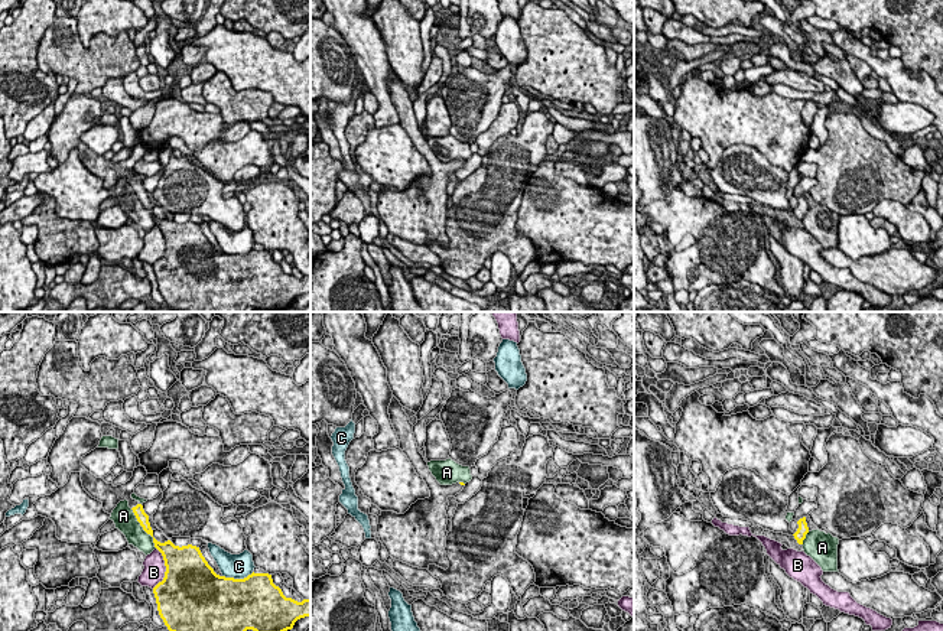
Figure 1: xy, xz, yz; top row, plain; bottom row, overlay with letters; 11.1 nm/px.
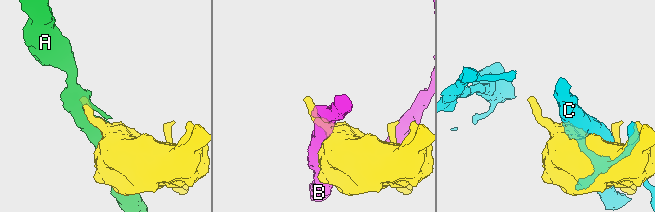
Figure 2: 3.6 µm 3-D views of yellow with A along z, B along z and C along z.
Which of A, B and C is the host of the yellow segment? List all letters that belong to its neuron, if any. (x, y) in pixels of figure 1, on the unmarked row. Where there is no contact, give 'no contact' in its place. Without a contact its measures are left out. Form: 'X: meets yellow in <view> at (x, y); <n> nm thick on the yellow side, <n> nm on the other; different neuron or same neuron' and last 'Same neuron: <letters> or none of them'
A: meets yellow in xy at (143, 205); 130 nm thick on the yellow side, 240 nm on the other; different neuron
B: meets yellow in xy at (166, 246); 500 nm thick on the yellow side, 240 nm on the other; different neuron
C: meets yellow in xy at (237, 256); 500 nm thick on the yellow side, 280 nm on the other; different neuron
Same neuron: none of them

